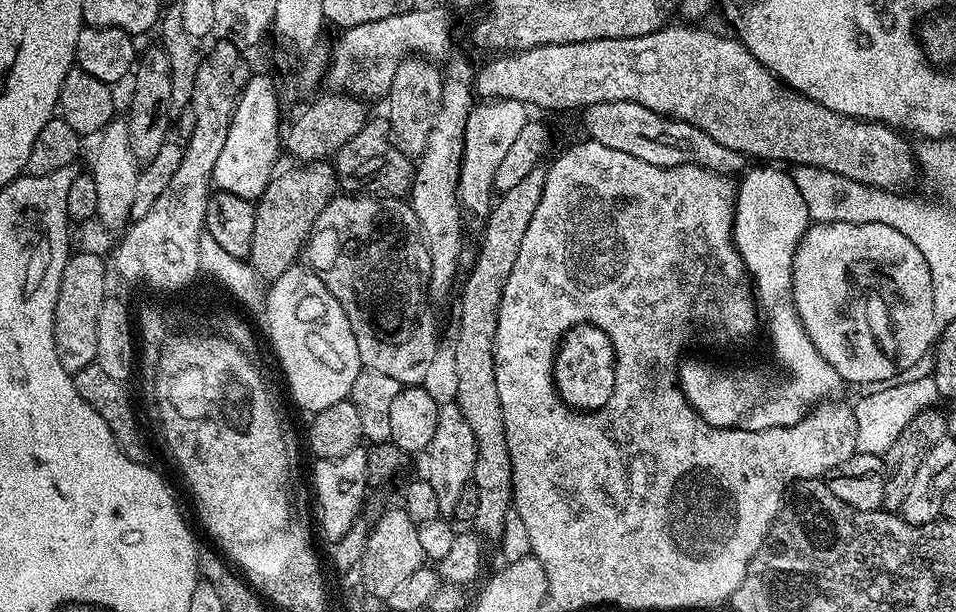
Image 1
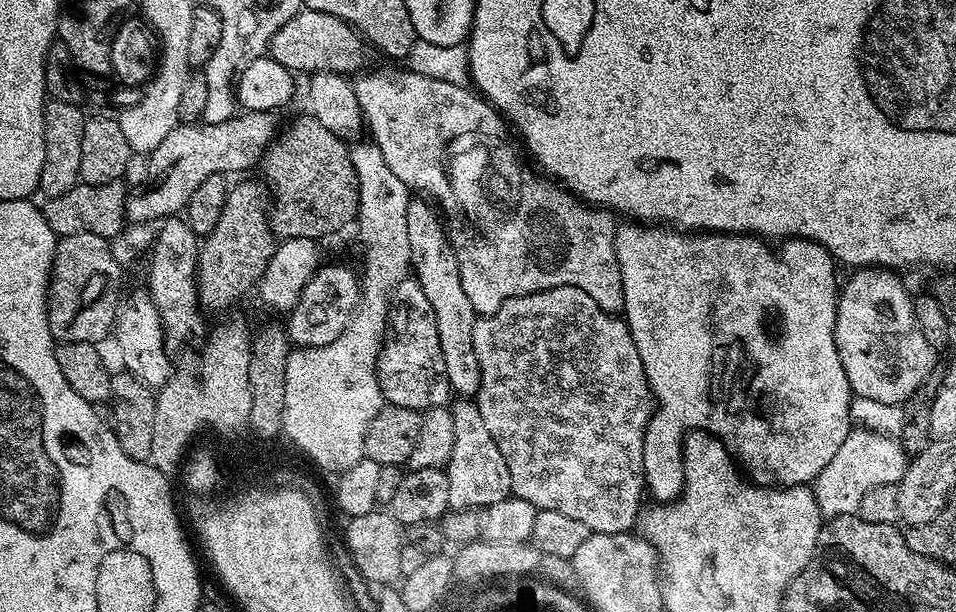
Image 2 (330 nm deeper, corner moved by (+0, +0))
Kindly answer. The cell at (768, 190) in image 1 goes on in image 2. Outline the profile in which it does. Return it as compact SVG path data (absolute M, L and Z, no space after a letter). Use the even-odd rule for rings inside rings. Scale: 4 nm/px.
M640 222L621 223L616 230L616 253L622 274L622 294L624 295L623 319L638 346L638 358L642 358L642 370L646 370L646 382L652 391L654 411L646 426L642 446L642 466L644 467L644 487L649 497L656 502L671 502L684 488L684 466L682 445L685 437L693 430L708 432L724 443L724 449L732 455L733 461L755 483L761 486L783 486L798 488L808 486L826 467L826 462L834 458L838 446L846 442L848 433L853 431L851 404L854 397L846 370L842 370L842 358L838 358L838 346L834 342L834 322L836 321L836 297L838 265L817 240L789 238L775 247L769 246L761 237L751 234L731 232L686 232L673 230L668 226L645 226Z

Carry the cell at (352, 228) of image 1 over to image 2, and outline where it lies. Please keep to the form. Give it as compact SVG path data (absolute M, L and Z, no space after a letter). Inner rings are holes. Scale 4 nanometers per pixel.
M405 278L396 295L390 300L387 339L376 363L380 393L391 407L408 408L411 412L423 414L430 408L445 407L453 391L447 380L434 312L415 278Z

